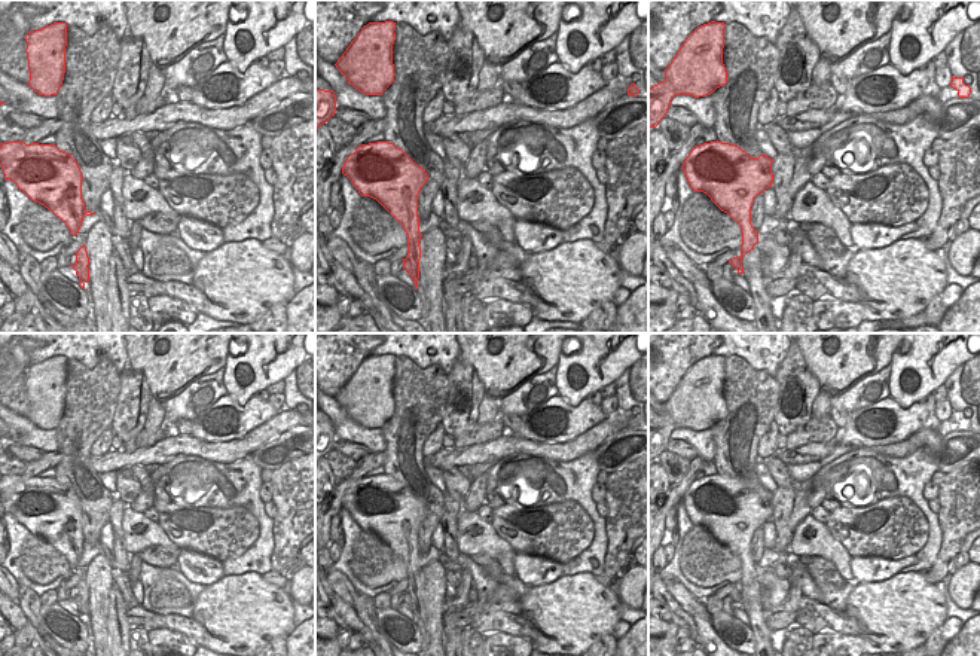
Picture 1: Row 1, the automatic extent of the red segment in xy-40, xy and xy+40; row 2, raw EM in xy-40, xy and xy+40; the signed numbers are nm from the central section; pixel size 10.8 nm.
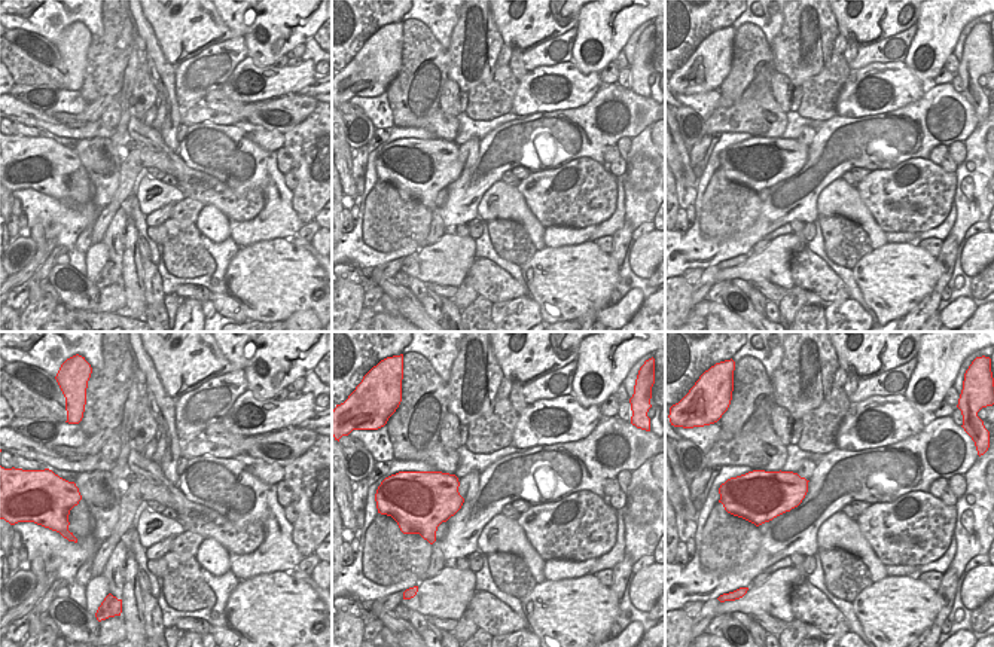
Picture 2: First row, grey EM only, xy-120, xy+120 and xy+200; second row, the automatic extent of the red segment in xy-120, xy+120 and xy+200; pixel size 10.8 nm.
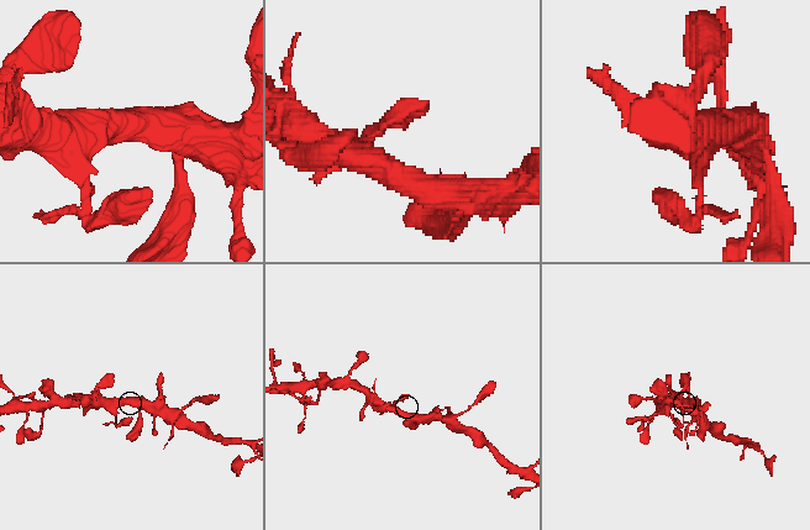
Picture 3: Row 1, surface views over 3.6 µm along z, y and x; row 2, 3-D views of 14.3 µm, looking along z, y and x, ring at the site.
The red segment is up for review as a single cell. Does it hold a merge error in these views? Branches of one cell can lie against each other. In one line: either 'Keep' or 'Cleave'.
Keep

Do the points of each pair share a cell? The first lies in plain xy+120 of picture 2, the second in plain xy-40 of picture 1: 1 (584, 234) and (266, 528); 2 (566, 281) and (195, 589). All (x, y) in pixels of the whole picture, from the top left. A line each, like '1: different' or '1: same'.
1: different
2: different

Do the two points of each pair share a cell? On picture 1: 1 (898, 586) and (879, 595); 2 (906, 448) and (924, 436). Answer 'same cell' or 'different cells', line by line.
1: same cell
2: same cell

